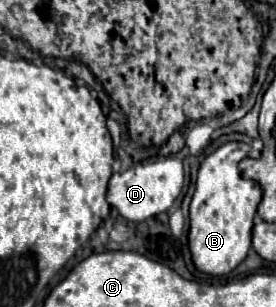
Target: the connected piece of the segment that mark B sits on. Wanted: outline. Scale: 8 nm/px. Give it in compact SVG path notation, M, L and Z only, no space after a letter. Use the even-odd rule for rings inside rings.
M230 141L204 157L196 177L196 191L190 203L188 247L198 271L208 275L226 275L236 269L252 243L252 225L260 203L260 185L240 175L238 163L244 157L258 157L248 143Z

